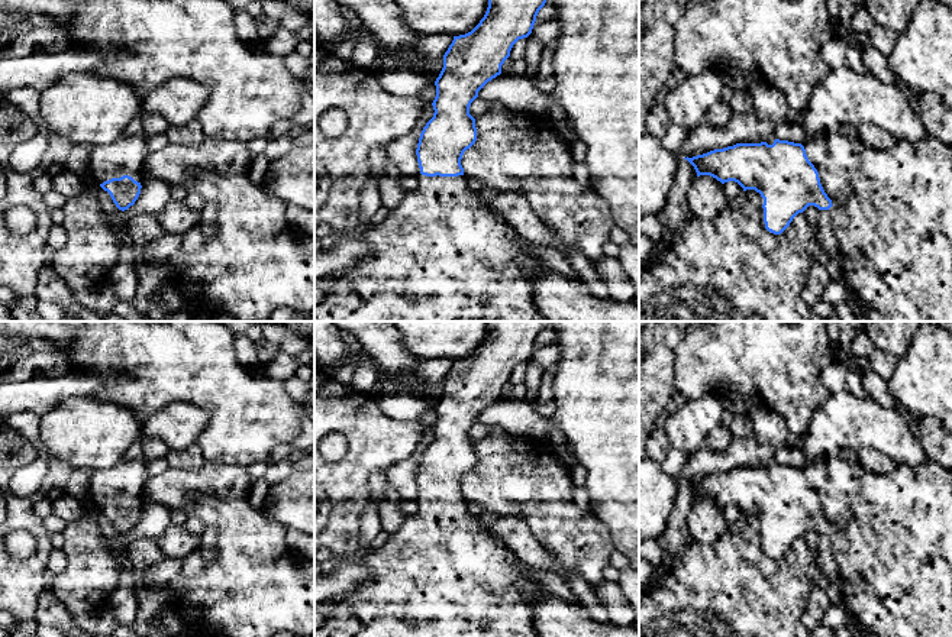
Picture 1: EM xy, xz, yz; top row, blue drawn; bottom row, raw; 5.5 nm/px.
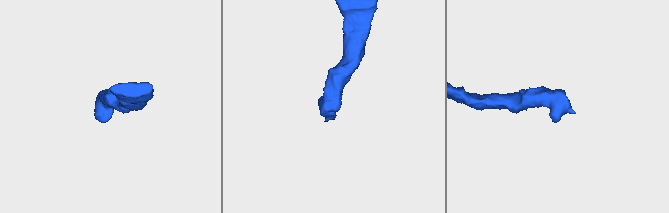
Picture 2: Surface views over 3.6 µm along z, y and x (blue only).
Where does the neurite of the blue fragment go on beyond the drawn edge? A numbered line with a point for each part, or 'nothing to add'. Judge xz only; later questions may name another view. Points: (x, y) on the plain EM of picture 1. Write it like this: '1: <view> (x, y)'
1: xz (444, 574)

